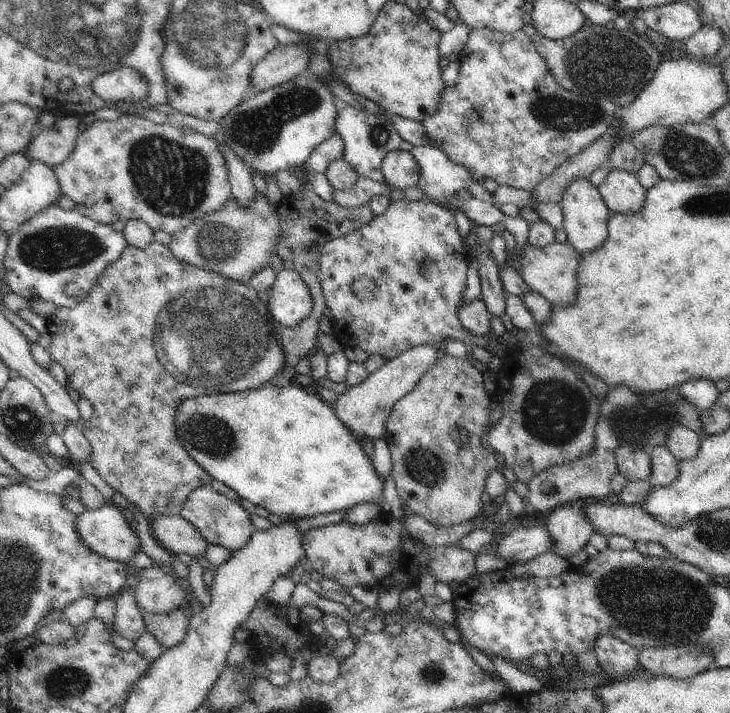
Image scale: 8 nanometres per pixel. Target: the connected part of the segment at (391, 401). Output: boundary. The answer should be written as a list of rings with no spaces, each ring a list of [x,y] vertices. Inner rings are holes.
[[[420,344],[398,354],[396,358],[386,361],[379,370],[369,374],[360,385],[349,388],[347,392],[338,396],[332,404],[334,413],[342,424],[346,424],[346,428],[350,428],[356,440],[363,443],[366,438],[370,438],[371,441],[382,438],[386,435],[385,425],[394,404],[405,398],[405,395],[416,387],[420,378],[423,378],[440,358],[442,354],[436,350],[436,344]]]

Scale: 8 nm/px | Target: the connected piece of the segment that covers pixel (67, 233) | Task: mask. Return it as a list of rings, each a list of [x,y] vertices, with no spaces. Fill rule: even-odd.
[[[55,204],[16,228],[7,238],[4,254],[6,284],[26,300],[40,298],[58,307],[74,307],[83,302],[100,274],[127,248],[123,232],[102,224],[75,210],[62,210]]]

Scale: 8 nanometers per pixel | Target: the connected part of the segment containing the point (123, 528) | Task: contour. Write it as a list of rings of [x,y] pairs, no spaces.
[[[113,504],[87,510],[77,517],[76,530],[92,552],[127,563],[141,550],[135,525]]]

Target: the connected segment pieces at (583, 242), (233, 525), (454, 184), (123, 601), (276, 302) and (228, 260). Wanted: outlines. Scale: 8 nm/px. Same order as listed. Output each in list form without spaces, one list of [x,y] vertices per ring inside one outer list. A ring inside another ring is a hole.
[[[588,177],[580,178],[568,186],[560,206],[563,214],[563,230],[567,235],[567,242],[574,246],[574,250],[581,256],[586,256],[594,250],[600,250],[604,246],[608,236],[608,222],[612,216],[604,198],[596,186],[592,186]]]
[[[210,485],[202,486],[188,494],[184,506],[180,508],[179,515],[192,524],[206,542],[212,545],[222,545],[231,551],[246,546],[256,532],[250,515],[244,507],[228,496],[219,494]]]
[[[416,146],[410,154],[420,168],[420,182],[416,184],[427,198],[436,202],[454,203],[460,190],[465,190],[476,199],[492,203],[493,193],[472,179],[472,172],[460,164],[454,164],[440,148],[435,146]]]
[[[126,589],[116,599],[116,612],[113,626],[118,635],[138,640],[145,632],[145,624],[142,616],[143,610],[138,608],[131,589]]]
[[[283,269],[268,290],[271,316],[278,328],[295,328],[310,317],[313,298],[306,282],[296,270]]]
[[[256,191],[256,198],[248,208],[230,198],[222,210],[194,220],[190,226],[172,235],[170,252],[176,260],[190,266],[216,272],[230,280],[245,283],[264,266],[269,266],[280,240],[280,222],[276,207],[267,196]]]

